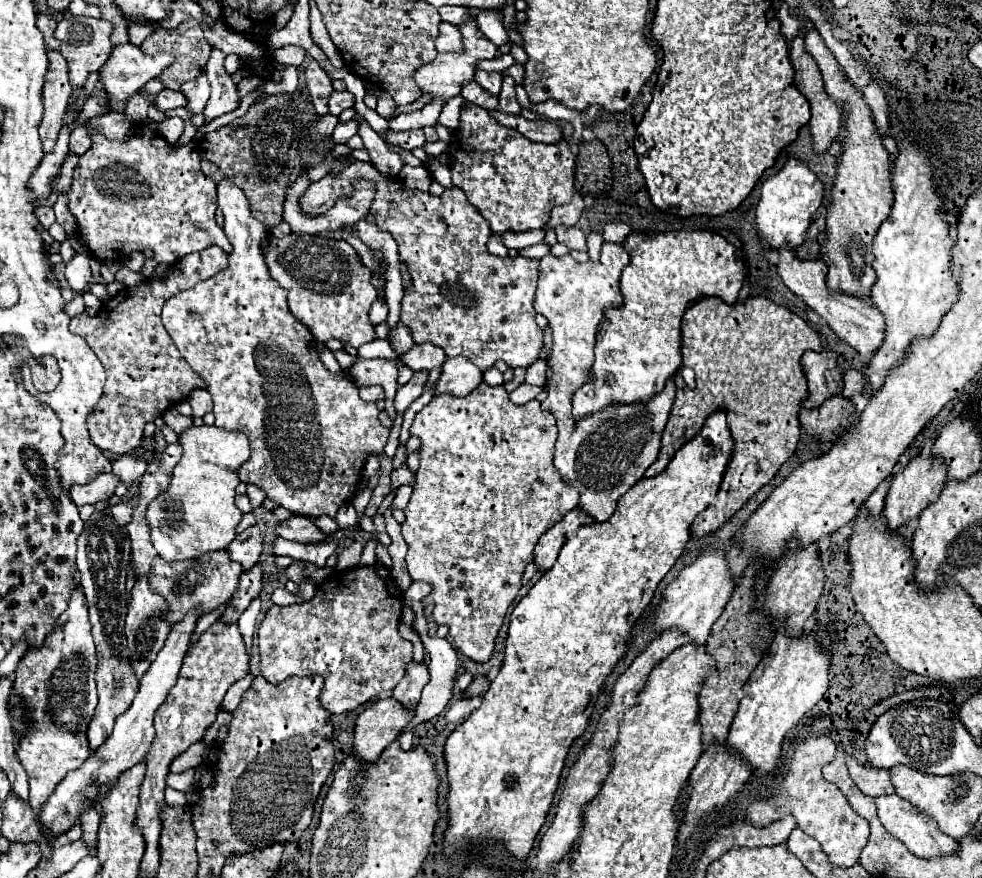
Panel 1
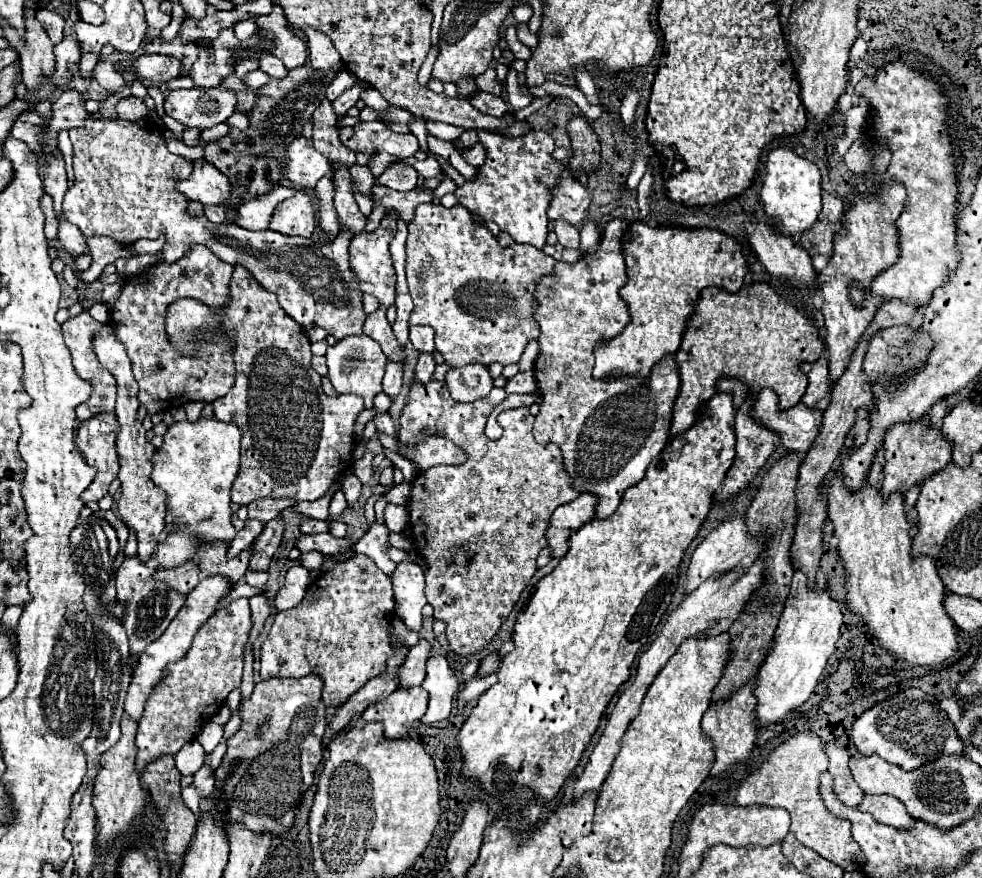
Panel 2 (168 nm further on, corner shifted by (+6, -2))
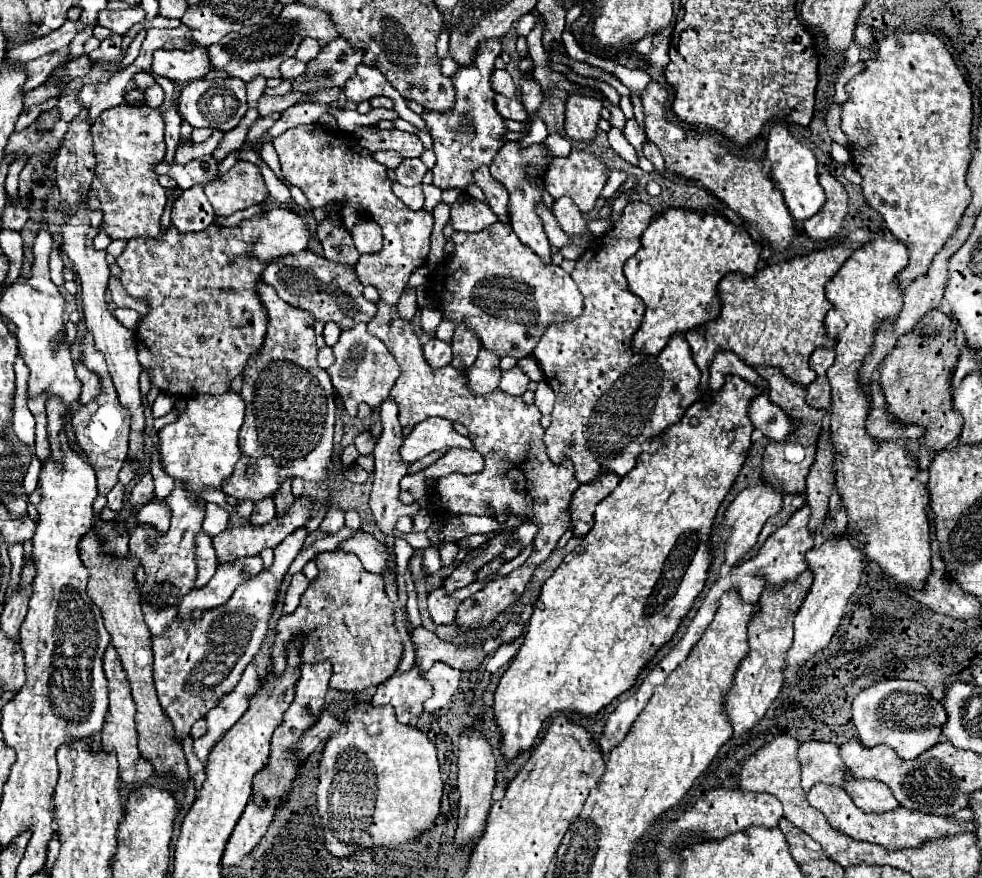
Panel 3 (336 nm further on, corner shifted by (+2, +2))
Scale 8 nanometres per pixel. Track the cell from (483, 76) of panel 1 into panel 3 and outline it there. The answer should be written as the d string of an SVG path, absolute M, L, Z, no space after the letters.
M493 70L491 74L491 86L497 94L503 94L507 98L515 96L515 84L511 80L511 74L507 70Z

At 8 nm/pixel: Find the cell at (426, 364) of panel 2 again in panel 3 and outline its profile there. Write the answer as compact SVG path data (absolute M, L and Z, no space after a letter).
M431 338L425 346L423 346L423 352L425 352L425 360L431 368L443 368L451 362L451 344L447 342L441 342L439 338Z

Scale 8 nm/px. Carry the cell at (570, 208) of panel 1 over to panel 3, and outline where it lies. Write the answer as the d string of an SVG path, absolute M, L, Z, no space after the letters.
M571 150L569 156L565 158L553 158L549 170L545 172L545 188L547 192L553 196L553 200L559 200L561 196L571 198L577 208L587 214L589 210L593 210L597 198L601 196L601 190L607 182L607 170L603 166L603 162L599 158L595 158L591 152L587 150Z

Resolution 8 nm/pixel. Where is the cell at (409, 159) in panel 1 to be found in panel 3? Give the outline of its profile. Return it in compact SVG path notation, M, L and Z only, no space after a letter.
M422 184L422 190L425 196L423 209L432 213L436 205L441 201L442 190L433 184Z

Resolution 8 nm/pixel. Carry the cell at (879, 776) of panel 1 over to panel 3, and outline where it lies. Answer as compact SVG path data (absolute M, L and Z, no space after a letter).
M803 742L799 748L801 760L801 786L809 790L817 782L833 784L833 786L847 786L853 778L843 760L839 758L839 746L831 742Z

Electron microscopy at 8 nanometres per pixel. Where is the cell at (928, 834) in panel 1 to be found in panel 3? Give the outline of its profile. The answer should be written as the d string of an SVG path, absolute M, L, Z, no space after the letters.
M855 778L845 786L845 790L853 798L855 806L867 814L883 814L899 806L899 802L891 796L891 790L887 790L887 786L877 780Z

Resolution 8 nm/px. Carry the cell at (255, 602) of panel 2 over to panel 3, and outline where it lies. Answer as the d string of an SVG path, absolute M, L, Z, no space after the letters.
M249 662L241 680L237 682L237 686L219 700L219 706L215 706L215 710L209 710L209 714L205 716L207 734L193 740L193 754L203 764L207 762L209 752L219 742L219 738L223 738L223 734L245 714L249 698L253 698L253 694L257 690L259 690L257 666L255 666L255 662Z

